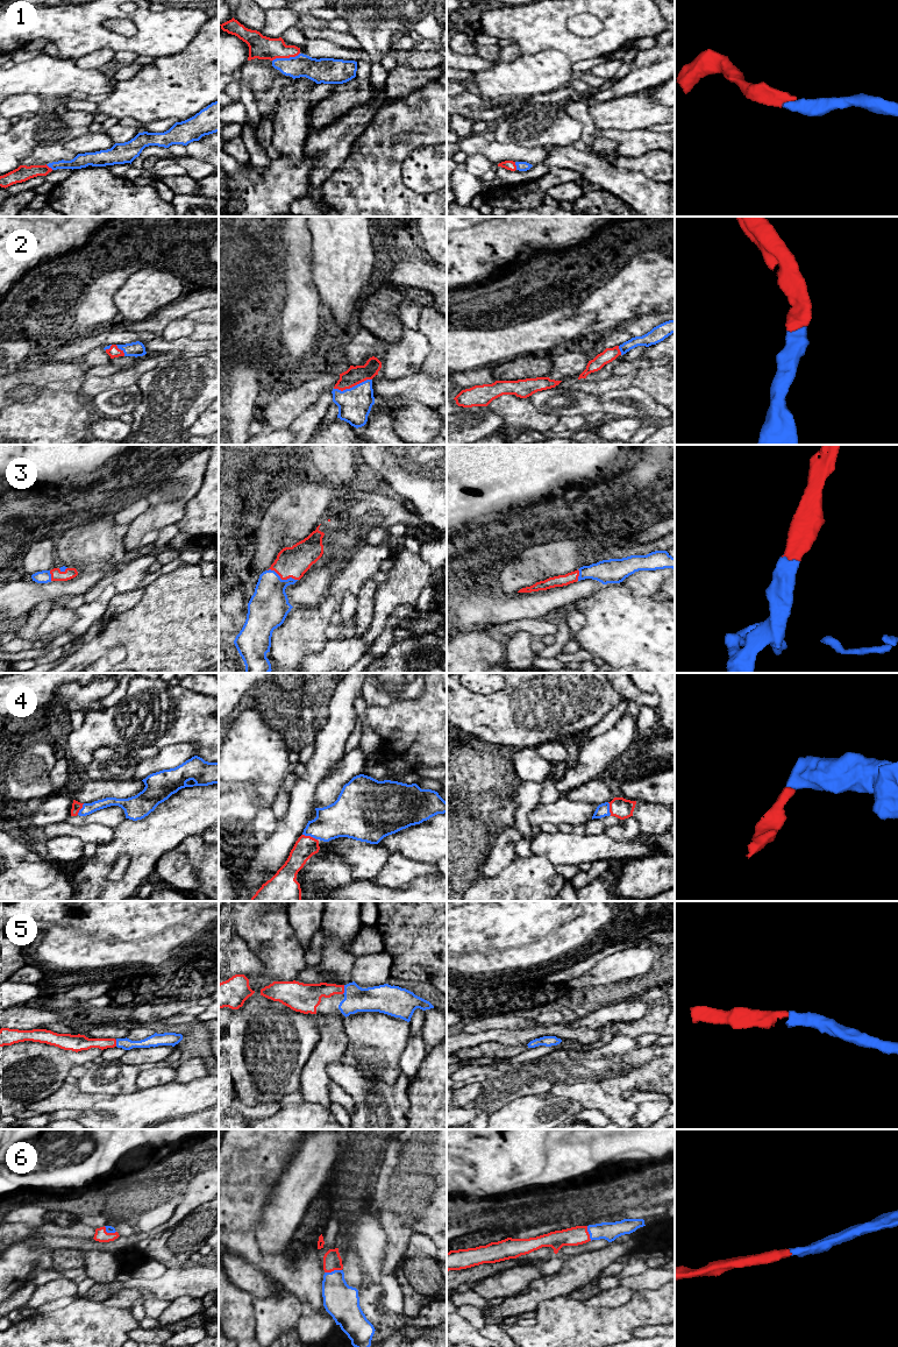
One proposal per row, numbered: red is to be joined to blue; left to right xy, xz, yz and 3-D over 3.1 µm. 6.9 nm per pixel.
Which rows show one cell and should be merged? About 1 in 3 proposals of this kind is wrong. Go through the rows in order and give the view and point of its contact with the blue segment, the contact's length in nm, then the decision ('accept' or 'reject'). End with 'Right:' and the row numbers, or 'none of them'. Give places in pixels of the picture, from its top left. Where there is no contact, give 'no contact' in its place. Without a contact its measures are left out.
1: meets blue in xz at (285, 58); contact 200 nm long; accept
2: meets blue in xz at (353, 387); contact 280 nm long; accept
3: meets blue in xz at (283, 580); contact 220 nm long; accept
4: meets blue in xz at (309, 835); contact 110 nm long; accept
5: meets blue in xz at (344, 990); contact 70 nm long; accept
6: meets blue in xz at (334, 1270); contact 120 nm long; accept
Right: 1, 2, 3, 4, 5, 6

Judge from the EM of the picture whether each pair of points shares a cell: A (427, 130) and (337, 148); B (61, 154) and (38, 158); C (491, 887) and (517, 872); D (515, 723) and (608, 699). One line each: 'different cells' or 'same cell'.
A: different cells
B: same cell
C: same cell
D: same cell

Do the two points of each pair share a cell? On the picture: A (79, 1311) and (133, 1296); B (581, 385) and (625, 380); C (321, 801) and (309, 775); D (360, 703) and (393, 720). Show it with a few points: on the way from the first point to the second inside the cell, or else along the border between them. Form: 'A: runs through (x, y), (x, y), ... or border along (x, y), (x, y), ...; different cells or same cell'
A: border along (102, 1302), (111, 1306), (130, 1310); different cells
B: runs through (591, 387), (605, 387), (614, 382); same cell
C: border along (326, 777), (318, 786), (314, 807); different cells
D: border along (365, 707), (365, 722), (376, 732); different cells

